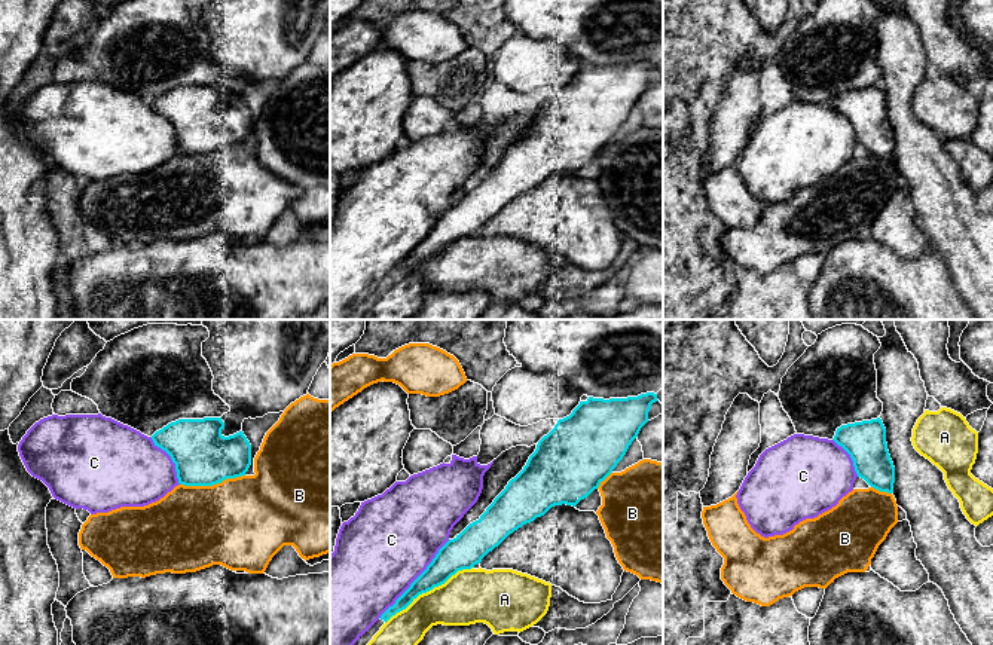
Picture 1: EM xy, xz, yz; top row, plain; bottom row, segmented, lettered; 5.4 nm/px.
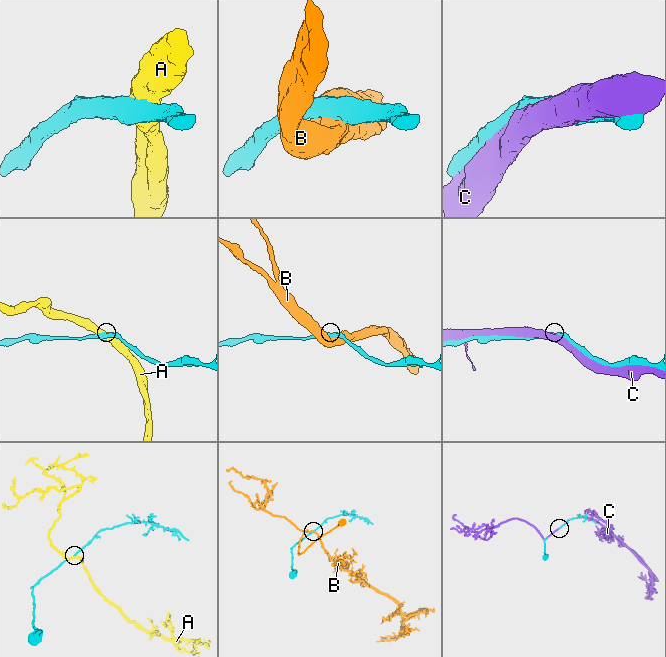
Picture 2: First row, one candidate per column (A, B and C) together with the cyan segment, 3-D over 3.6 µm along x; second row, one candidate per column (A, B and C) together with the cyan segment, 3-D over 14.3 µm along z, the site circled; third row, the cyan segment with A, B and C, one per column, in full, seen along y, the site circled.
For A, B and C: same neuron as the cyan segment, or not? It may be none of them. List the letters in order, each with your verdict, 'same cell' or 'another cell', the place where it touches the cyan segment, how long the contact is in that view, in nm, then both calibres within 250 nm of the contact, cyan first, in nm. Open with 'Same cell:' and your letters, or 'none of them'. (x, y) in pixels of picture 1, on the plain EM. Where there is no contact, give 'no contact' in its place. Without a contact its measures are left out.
Same cell: C
A: another cell | xz (428, 257) | 550 nm | 170/300 nm
B: another cell | xy (211, 152) | 360 nm | 320/480 nm
C: same cell | xz (416, 245) | 550 nm | 170/480 nm

